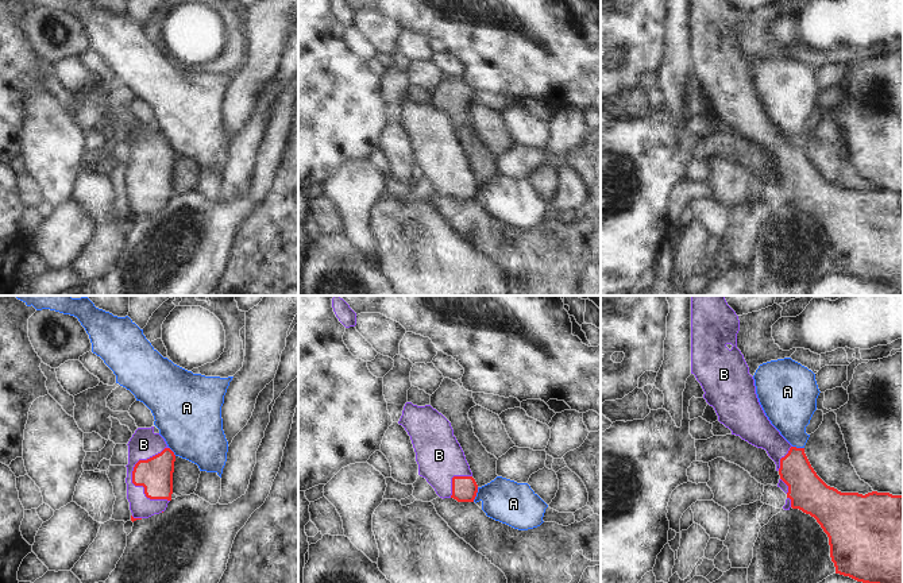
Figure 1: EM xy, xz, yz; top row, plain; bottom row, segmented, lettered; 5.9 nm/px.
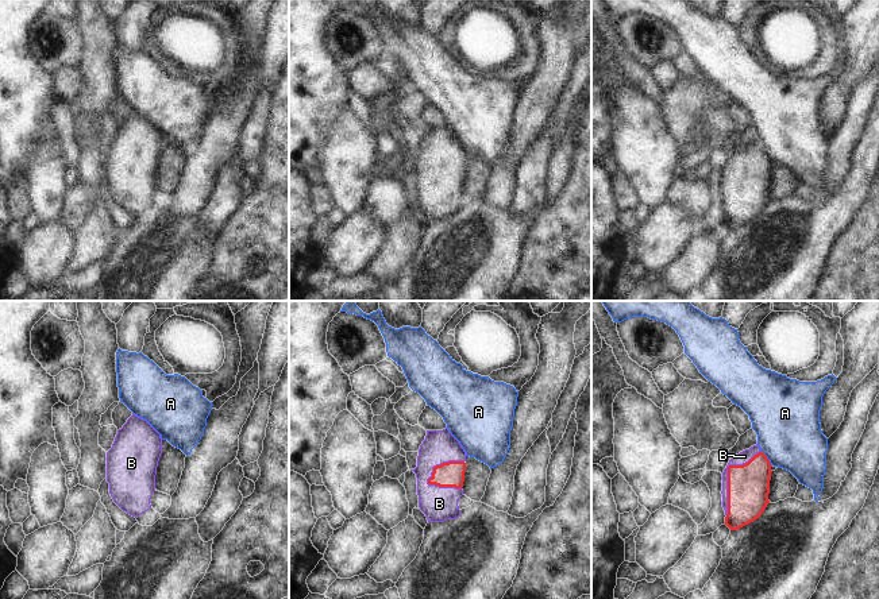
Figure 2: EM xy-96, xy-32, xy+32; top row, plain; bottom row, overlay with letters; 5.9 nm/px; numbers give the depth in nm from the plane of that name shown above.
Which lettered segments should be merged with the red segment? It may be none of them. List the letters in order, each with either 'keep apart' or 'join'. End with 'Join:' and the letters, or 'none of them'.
A: keep apart
B: join
Join: B

